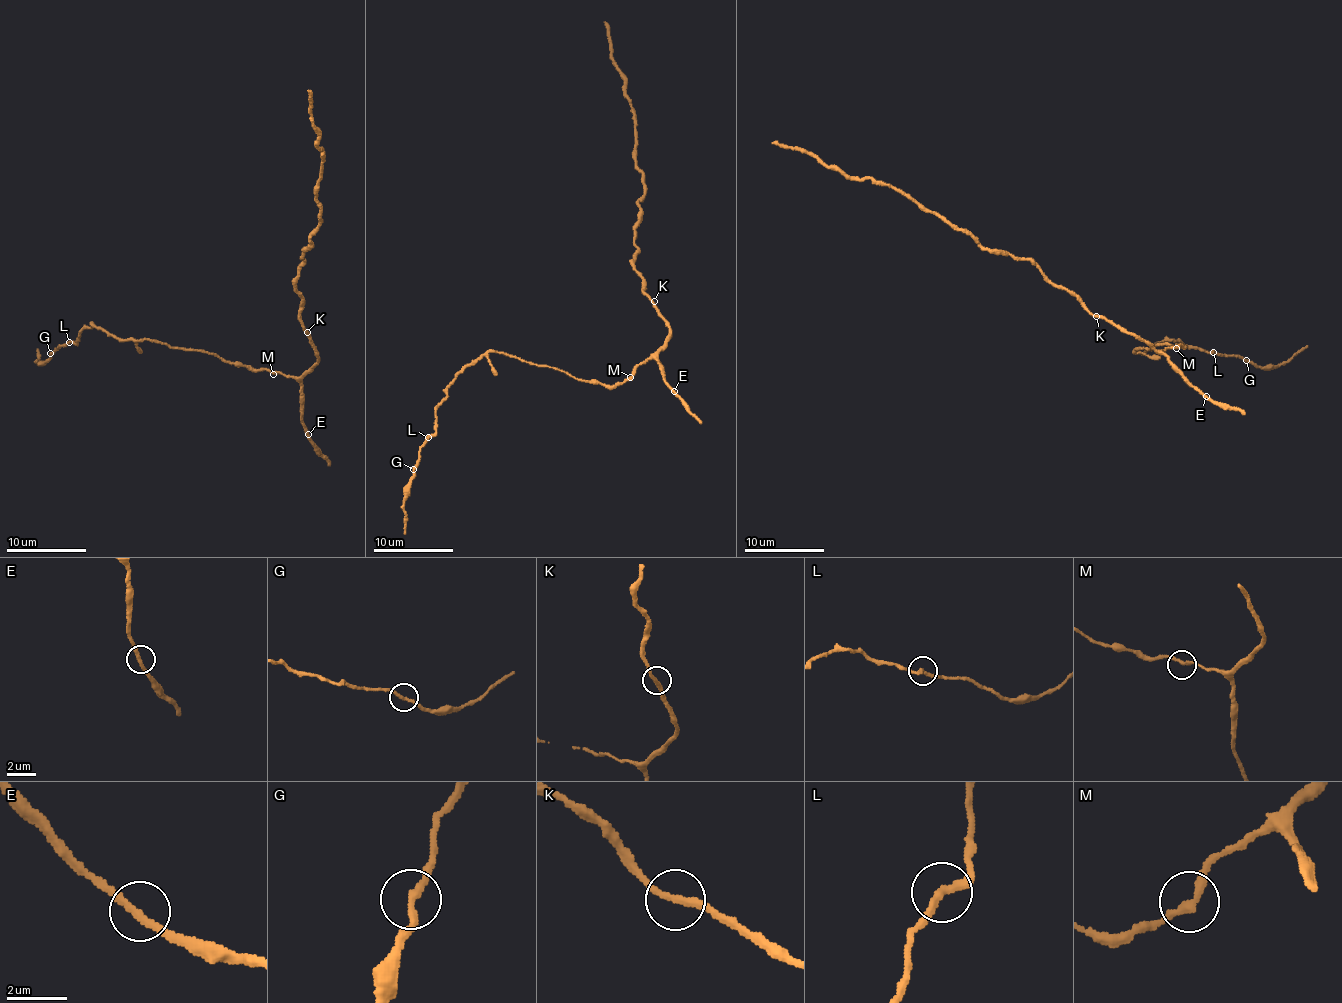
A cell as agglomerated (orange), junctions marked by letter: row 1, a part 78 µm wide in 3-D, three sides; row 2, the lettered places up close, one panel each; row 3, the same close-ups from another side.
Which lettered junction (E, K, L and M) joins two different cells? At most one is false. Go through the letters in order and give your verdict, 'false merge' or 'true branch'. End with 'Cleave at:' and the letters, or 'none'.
E: true branch
K: true branch
L: false merge
M: true branch
Cleave at: L

